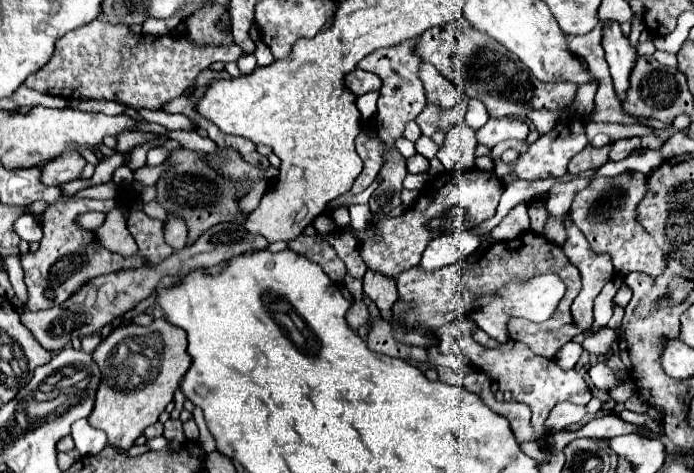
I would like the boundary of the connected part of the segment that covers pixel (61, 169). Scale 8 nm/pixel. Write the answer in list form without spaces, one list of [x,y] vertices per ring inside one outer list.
[[[63,153],[63,157],[59,157],[59,161],[49,161],[43,169],[41,169],[41,177],[45,185],[63,185],[67,181],[73,181],[81,175],[83,167],[85,167],[85,159],[79,153]]]

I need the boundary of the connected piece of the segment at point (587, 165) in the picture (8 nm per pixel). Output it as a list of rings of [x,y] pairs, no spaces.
[[[585,147],[579,155],[575,155],[569,163],[569,171],[571,173],[581,173],[585,169],[593,169],[593,167],[601,167],[607,161],[607,153],[611,147],[603,147],[603,149],[593,149],[593,147]]]

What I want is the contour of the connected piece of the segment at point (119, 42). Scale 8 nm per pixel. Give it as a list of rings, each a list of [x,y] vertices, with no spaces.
[[[91,21],[55,43],[55,51],[43,69],[25,79],[25,87],[45,95],[65,99],[101,99],[115,101],[125,107],[159,111],[171,99],[183,95],[193,85],[197,75],[215,61],[237,61],[243,51],[237,45],[201,47],[187,35],[155,37],[133,33],[129,25],[111,25],[105,21]]]

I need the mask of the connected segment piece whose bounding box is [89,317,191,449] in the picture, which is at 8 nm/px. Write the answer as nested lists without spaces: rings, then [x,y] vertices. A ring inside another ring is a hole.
[[[163,317],[155,319],[149,327],[141,327],[141,325],[127,325],[127,327],[117,327],[109,337],[105,337],[101,341],[101,345],[95,349],[93,353],[95,363],[99,365],[103,379],[97,391],[97,399],[95,399],[95,409],[89,417],[91,427],[97,427],[101,431],[107,433],[109,445],[119,445],[123,449],[133,447],[133,441],[143,433],[145,427],[157,423],[159,415],[165,411],[165,407],[173,401],[173,393],[175,389],[181,385],[187,367],[191,367],[191,357],[187,353],[187,333],[183,333],[183,329],[179,329],[177,325],[171,325],[169,321],[165,321]],[[143,333],[159,333],[165,349],[163,349],[163,359],[161,365],[155,365],[159,369],[159,373],[109,373],[111,371],[111,363],[109,357],[113,353],[113,349],[133,337],[143,337]]]

